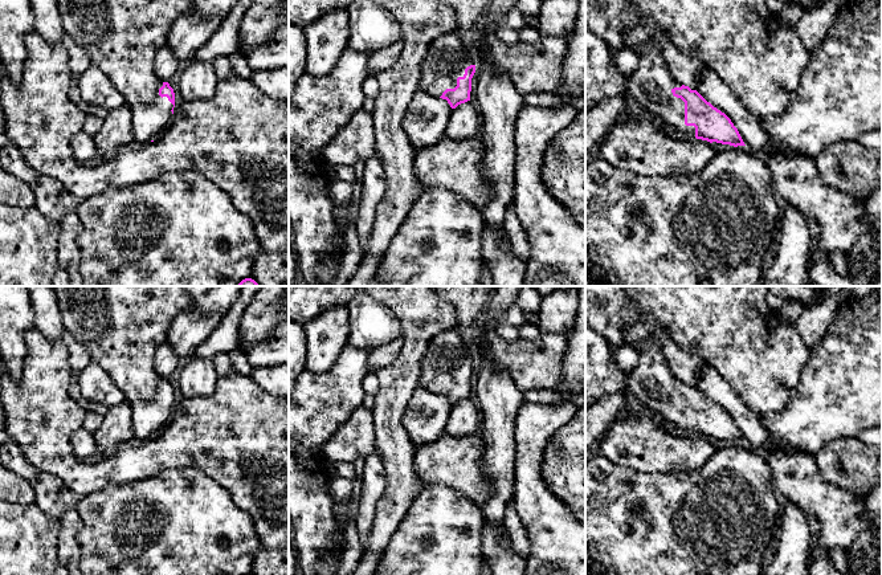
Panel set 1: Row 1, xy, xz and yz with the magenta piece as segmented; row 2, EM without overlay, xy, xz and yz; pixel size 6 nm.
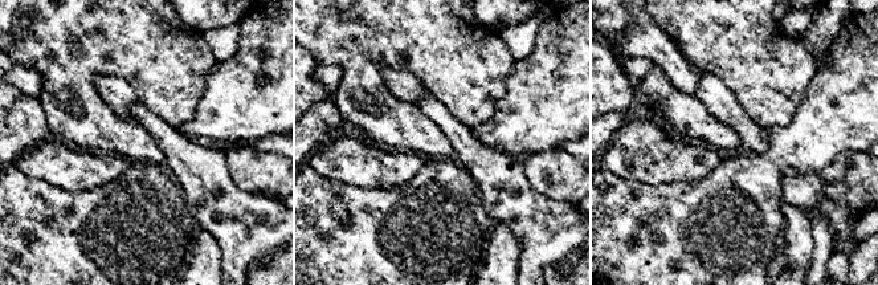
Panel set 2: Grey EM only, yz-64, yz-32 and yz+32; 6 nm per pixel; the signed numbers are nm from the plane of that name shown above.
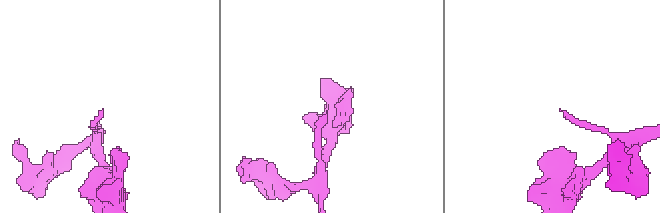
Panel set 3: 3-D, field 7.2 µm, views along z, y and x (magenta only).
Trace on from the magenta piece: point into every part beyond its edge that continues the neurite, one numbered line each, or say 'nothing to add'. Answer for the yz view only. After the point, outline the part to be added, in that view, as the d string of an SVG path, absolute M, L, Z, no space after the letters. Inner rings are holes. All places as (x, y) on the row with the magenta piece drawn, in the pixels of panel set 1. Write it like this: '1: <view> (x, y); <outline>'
1: yz (760, 58); M585 0L585 28L601 38L612 52L632 49L640 54L634 73L628 78L628 93L667 132L679 138L695 138L695 127L685 125L685 102L673 95L674 87L682 85L671 77L662 56L646 44L628 45L624 34L642 20L649 20L662 36L682 54L697 58L712 69L743 102L744 107L760 119L780 115L799 87L800 77L809 61L809 50L804 46L793 26L784 24L779 15L769 12L767 0Z

